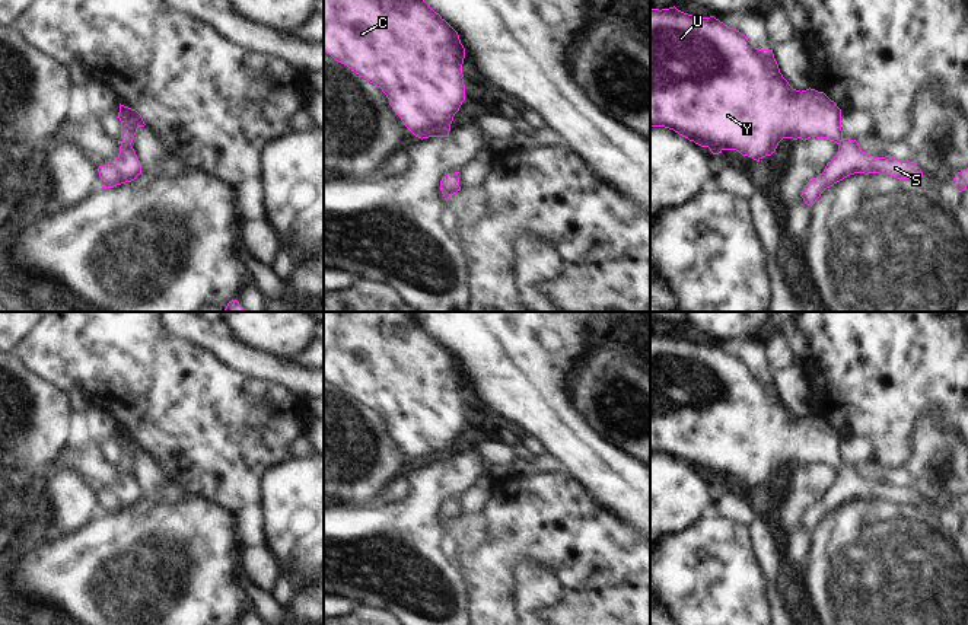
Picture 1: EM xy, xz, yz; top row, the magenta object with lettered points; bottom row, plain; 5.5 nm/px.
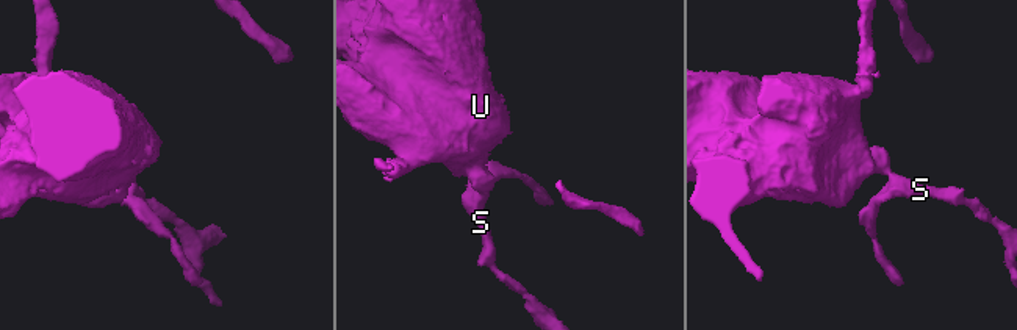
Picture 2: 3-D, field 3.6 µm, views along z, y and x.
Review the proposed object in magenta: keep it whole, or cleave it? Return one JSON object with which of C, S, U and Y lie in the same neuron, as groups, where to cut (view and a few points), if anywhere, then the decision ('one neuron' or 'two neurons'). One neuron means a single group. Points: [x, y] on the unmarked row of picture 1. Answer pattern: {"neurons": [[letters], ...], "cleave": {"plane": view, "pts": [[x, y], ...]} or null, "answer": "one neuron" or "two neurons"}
{"neurons": [["C", "S", "U", "Y"]], "cleave": null, "answer": "one neuron"}

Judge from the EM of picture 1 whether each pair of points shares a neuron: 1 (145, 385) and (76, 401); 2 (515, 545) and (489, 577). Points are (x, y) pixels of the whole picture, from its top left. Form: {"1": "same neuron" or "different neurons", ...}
{"1": "different neurons", "2": "same neuron"}

